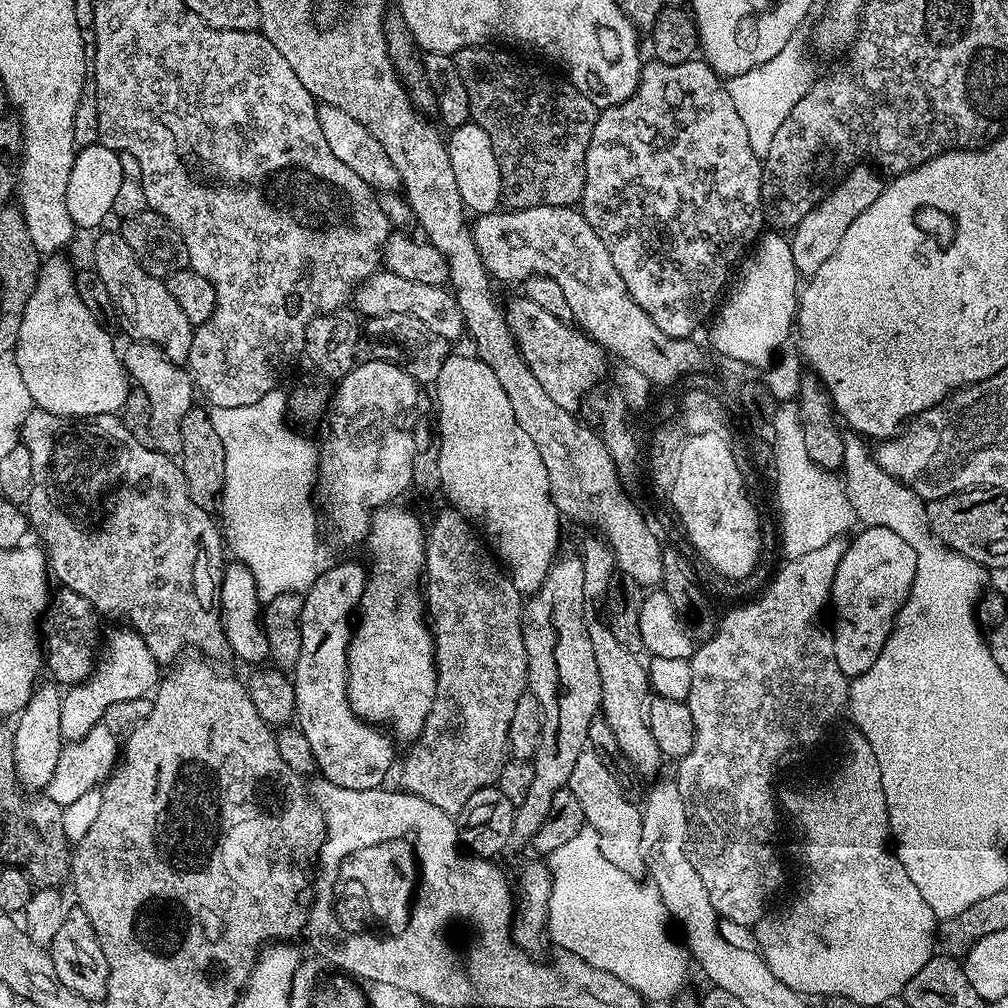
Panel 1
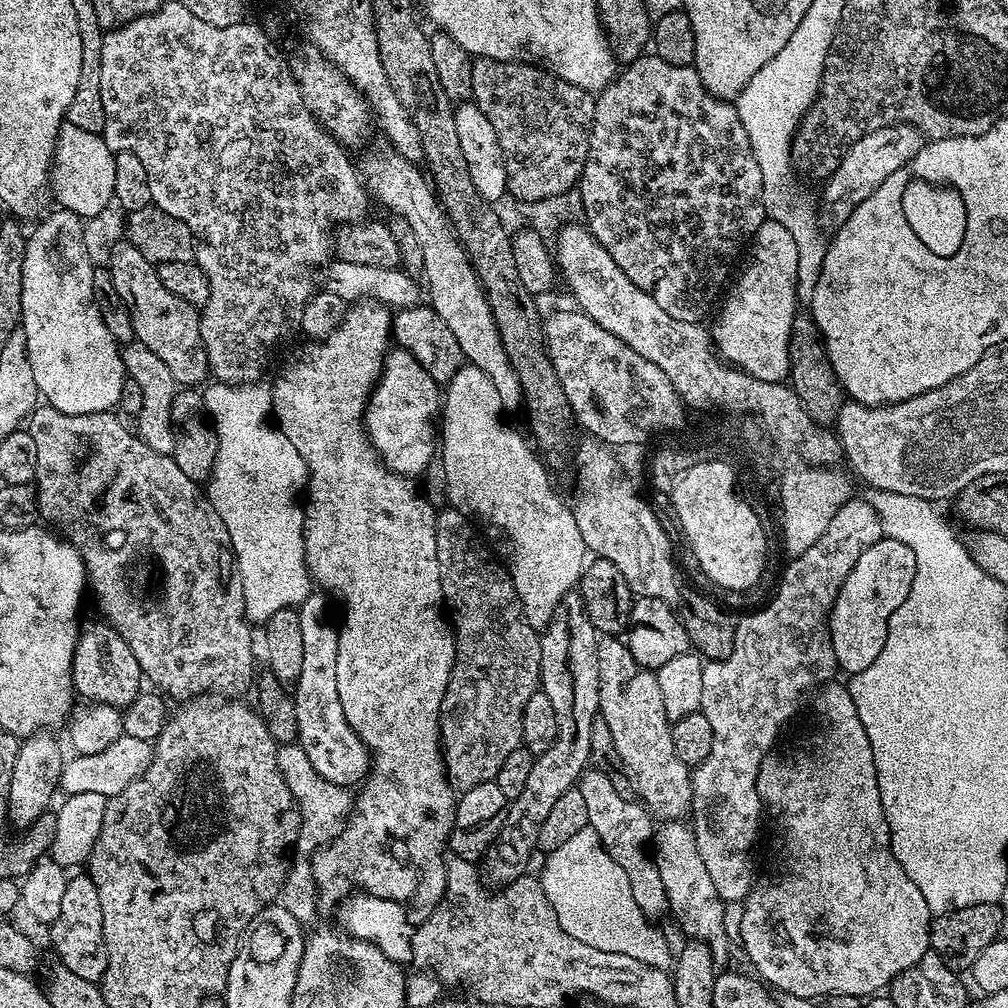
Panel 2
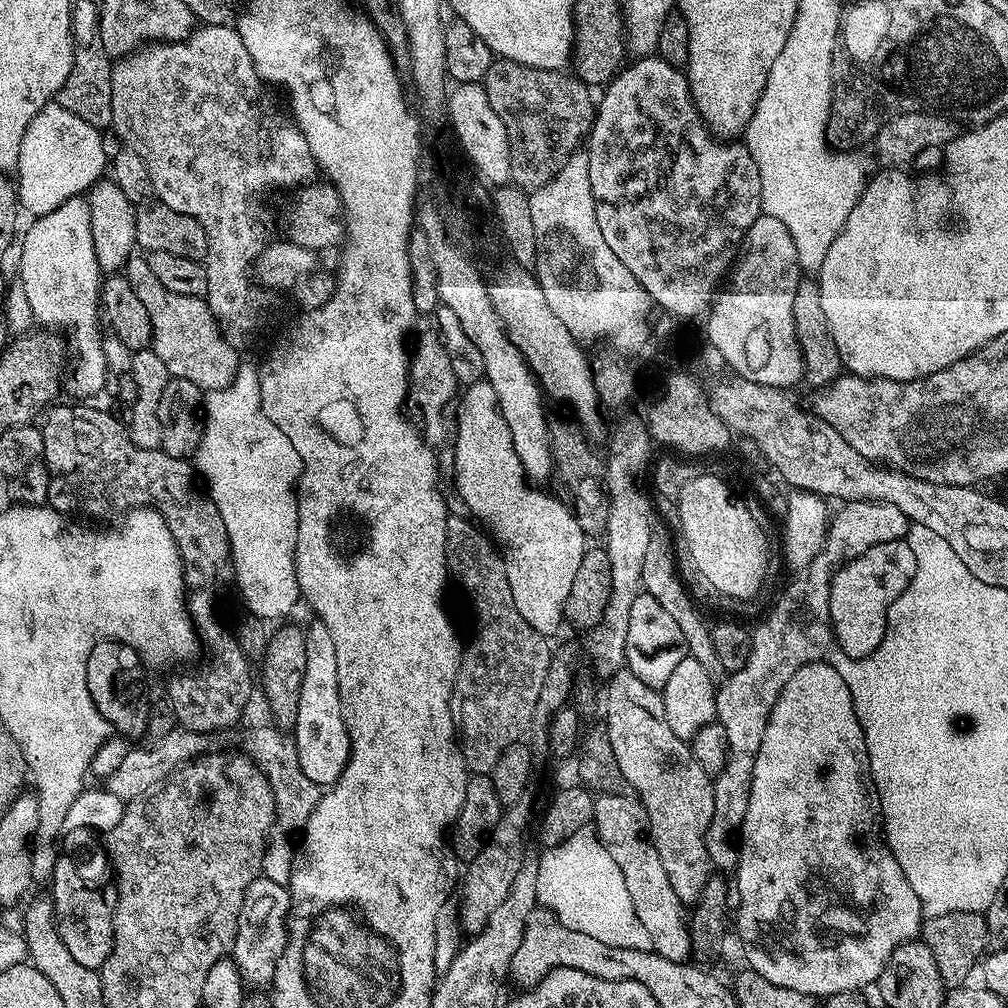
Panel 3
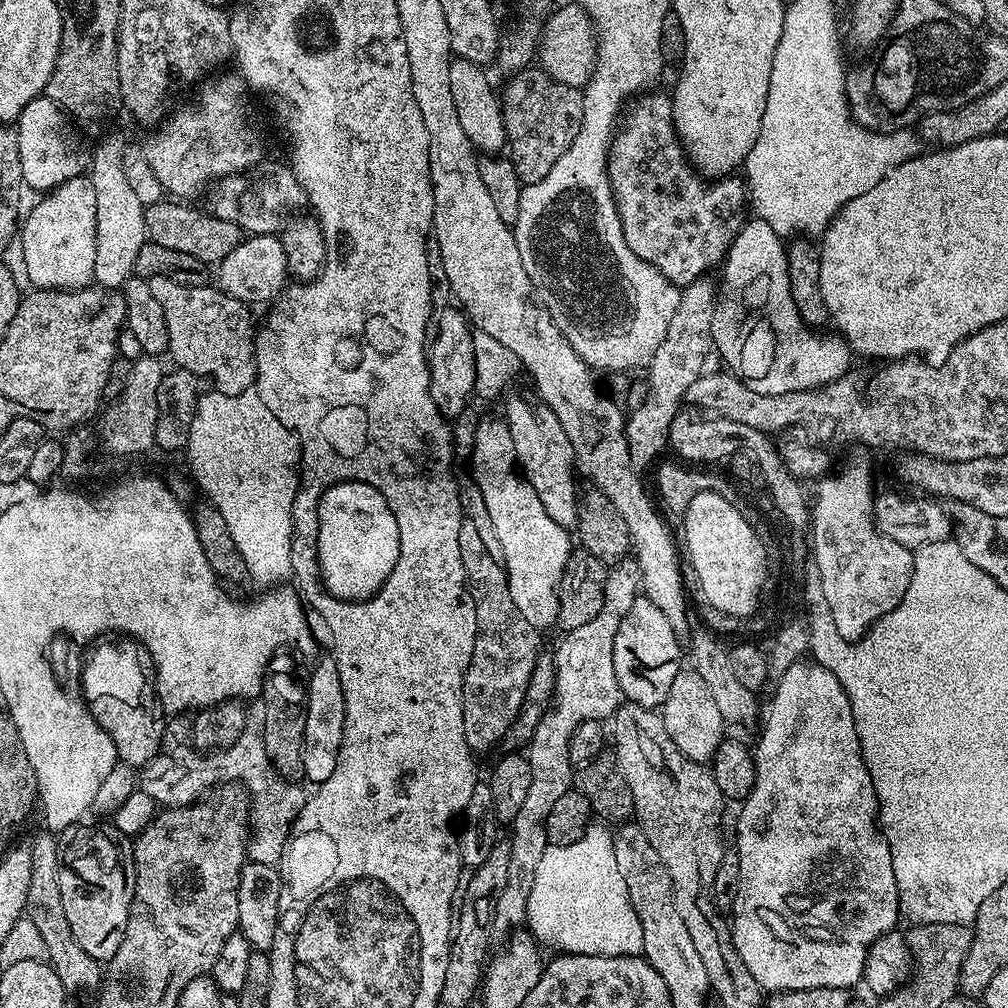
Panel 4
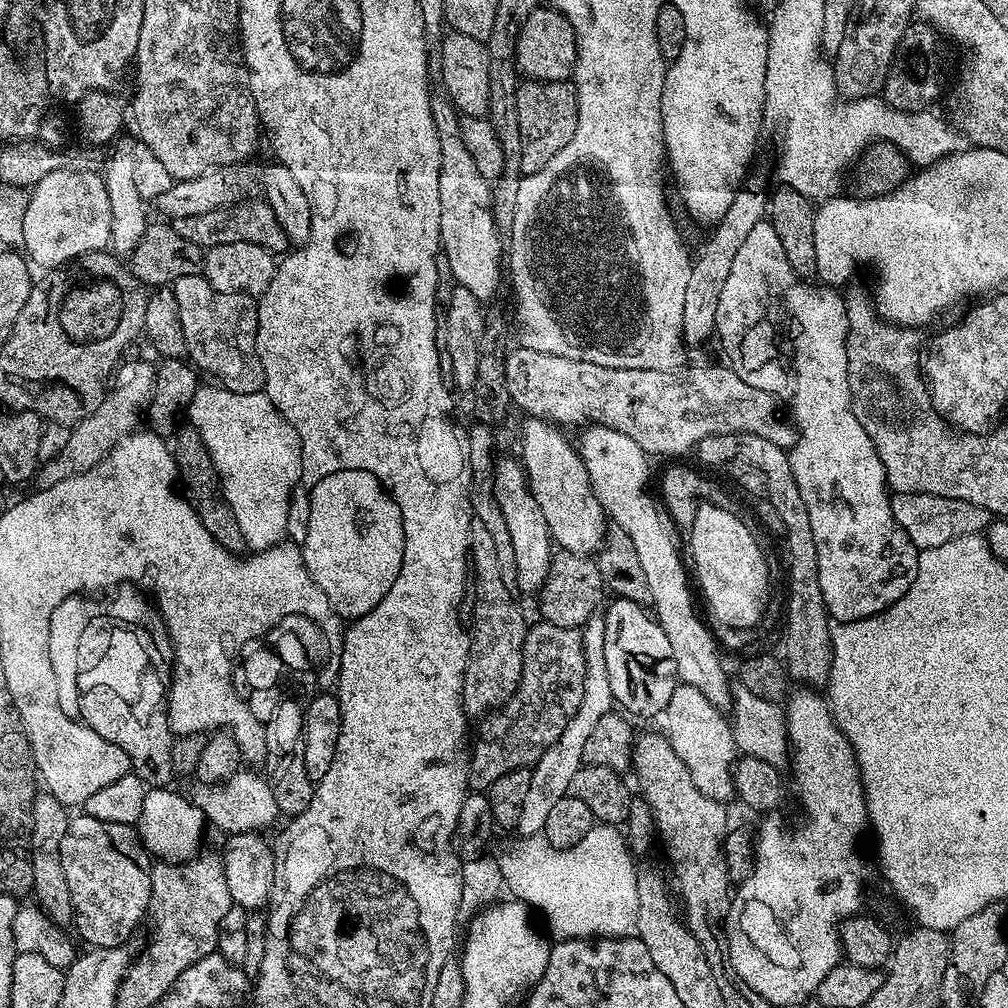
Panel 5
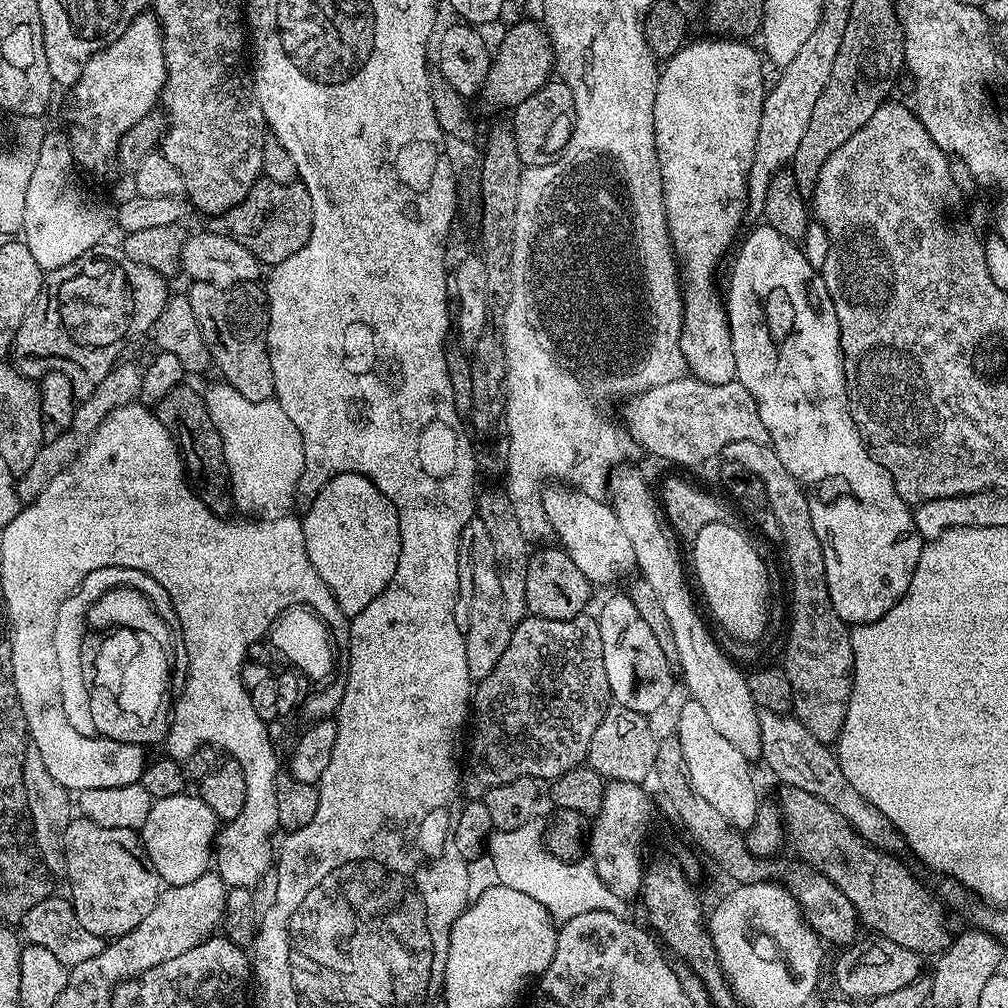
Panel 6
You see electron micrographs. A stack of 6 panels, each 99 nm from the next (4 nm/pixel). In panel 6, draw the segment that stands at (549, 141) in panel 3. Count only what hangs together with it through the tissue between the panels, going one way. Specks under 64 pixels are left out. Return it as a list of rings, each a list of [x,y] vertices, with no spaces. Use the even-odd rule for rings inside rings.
[[[553,78],[538,90],[534,90],[534,94],[530,94],[530,98],[526,98],[526,102],[518,105],[510,116],[514,140],[517,143],[518,158],[521,159],[522,164],[524,166],[535,166],[549,164],[549,162],[555,160],[557,156],[563,153],[566,142],[570,142],[570,134],[574,130],[575,121],[574,94],[570,90],[570,86],[566,86],[563,80]]]

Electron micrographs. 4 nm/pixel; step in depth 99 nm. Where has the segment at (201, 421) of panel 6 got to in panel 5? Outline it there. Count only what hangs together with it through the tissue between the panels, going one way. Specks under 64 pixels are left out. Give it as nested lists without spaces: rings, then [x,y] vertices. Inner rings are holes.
[[[191,426],[179,429],[174,440],[174,455],[179,483],[182,488],[184,484],[185,488],[183,488],[182,495],[194,510],[194,514],[198,514],[198,522],[202,522],[202,526],[206,526],[206,530],[210,530],[210,538],[214,538],[214,542],[218,542],[218,546],[222,546],[227,552],[243,553],[246,545],[242,538],[242,530],[238,530],[238,522],[234,522],[234,510],[230,510],[230,506],[224,501],[208,452],[200,443],[198,433]]]

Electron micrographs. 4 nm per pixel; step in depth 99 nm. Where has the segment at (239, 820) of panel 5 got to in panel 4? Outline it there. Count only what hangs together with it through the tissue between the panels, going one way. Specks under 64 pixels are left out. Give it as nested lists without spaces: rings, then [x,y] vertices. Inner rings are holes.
[[[245,730],[243,734],[238,738],[238,742],[234,742],[229,748],[223,750],[217,750],[211,754],[196,754],[200,756],[167,756],[167,754],[161,754],[153,758],[149,764],[145,764],[143,768],[139,769],[138,772],[138,788],[139,791],[150,794],[150,798],[156,801],[157,805],[167,806],[170,808],[181,808],[186,804],[195,804],[197,800],[207,797],[209,793],[213,791],[217,786],[230,785],[233,782],[243,786],[247,793],[250,801],[250,835],[248,838],[248,860],[253,864],[271,864],[273,866],[279,865],[282,854],[284,853],[284,847],[288,841],[288,836],[292,833],[292,823],[298,818],[298,814],[304,808],[304,801],[306,799],[306,792],[296,785],[289,777],[281,776],[277,772],[276,767],[270,762],[270,754],[266,754],[266,746],[264,745],[264,737],[259,731],[252,732],[253,730]]]

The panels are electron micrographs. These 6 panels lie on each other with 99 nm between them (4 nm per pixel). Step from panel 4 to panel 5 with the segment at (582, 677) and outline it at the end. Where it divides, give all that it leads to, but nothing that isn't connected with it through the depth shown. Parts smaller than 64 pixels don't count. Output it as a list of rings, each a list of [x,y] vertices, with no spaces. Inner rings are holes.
[[[597,614],[589,618],[588,623],[582,629],[584,637],[584,661],[586,662],[586,678],[584,679],[584,693],[582,694],[582,706],[574,714],[566,726],[566,730],[542,754],[542,758],[531,767],[530,790],[522,802],[521,817],[517,824],[517,833],[524,838],[534,838],[543,833],[547,815],[551,808],[558,803],[558,798],[568,795],[568,787],[574,774],[584,764],[584,747],[586,738],[590,738],[594,725],[606,715],[613,711],[614,701],[610,690],[610,678],[606,674],[606,626],[604,616]]]

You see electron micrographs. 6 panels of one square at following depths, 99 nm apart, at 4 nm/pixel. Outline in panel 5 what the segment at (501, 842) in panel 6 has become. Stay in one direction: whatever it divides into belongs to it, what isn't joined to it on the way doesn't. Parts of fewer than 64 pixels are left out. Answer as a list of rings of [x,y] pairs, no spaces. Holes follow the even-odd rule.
[[[593,823],[592,829],[578,842],[573,848],[555,848],[550,846],[547,840],[543,838],[516,838],[516,841],[505,850],[500,856],[500,876],[508,883],[508,888],[513,897],[519,900],[521,904],[528,905],[529,909],[538,911],[544,915],[544,920],[548,923],[547,931],[553,932],[556,940],[591,940],[593,938],[619,938],[622,936],[636,936],[636,927],[638,926],[638,882],[636,881],[637,865],[632,865],[634,859],[630,851],[626,836],[623,831],[615,824]]]

